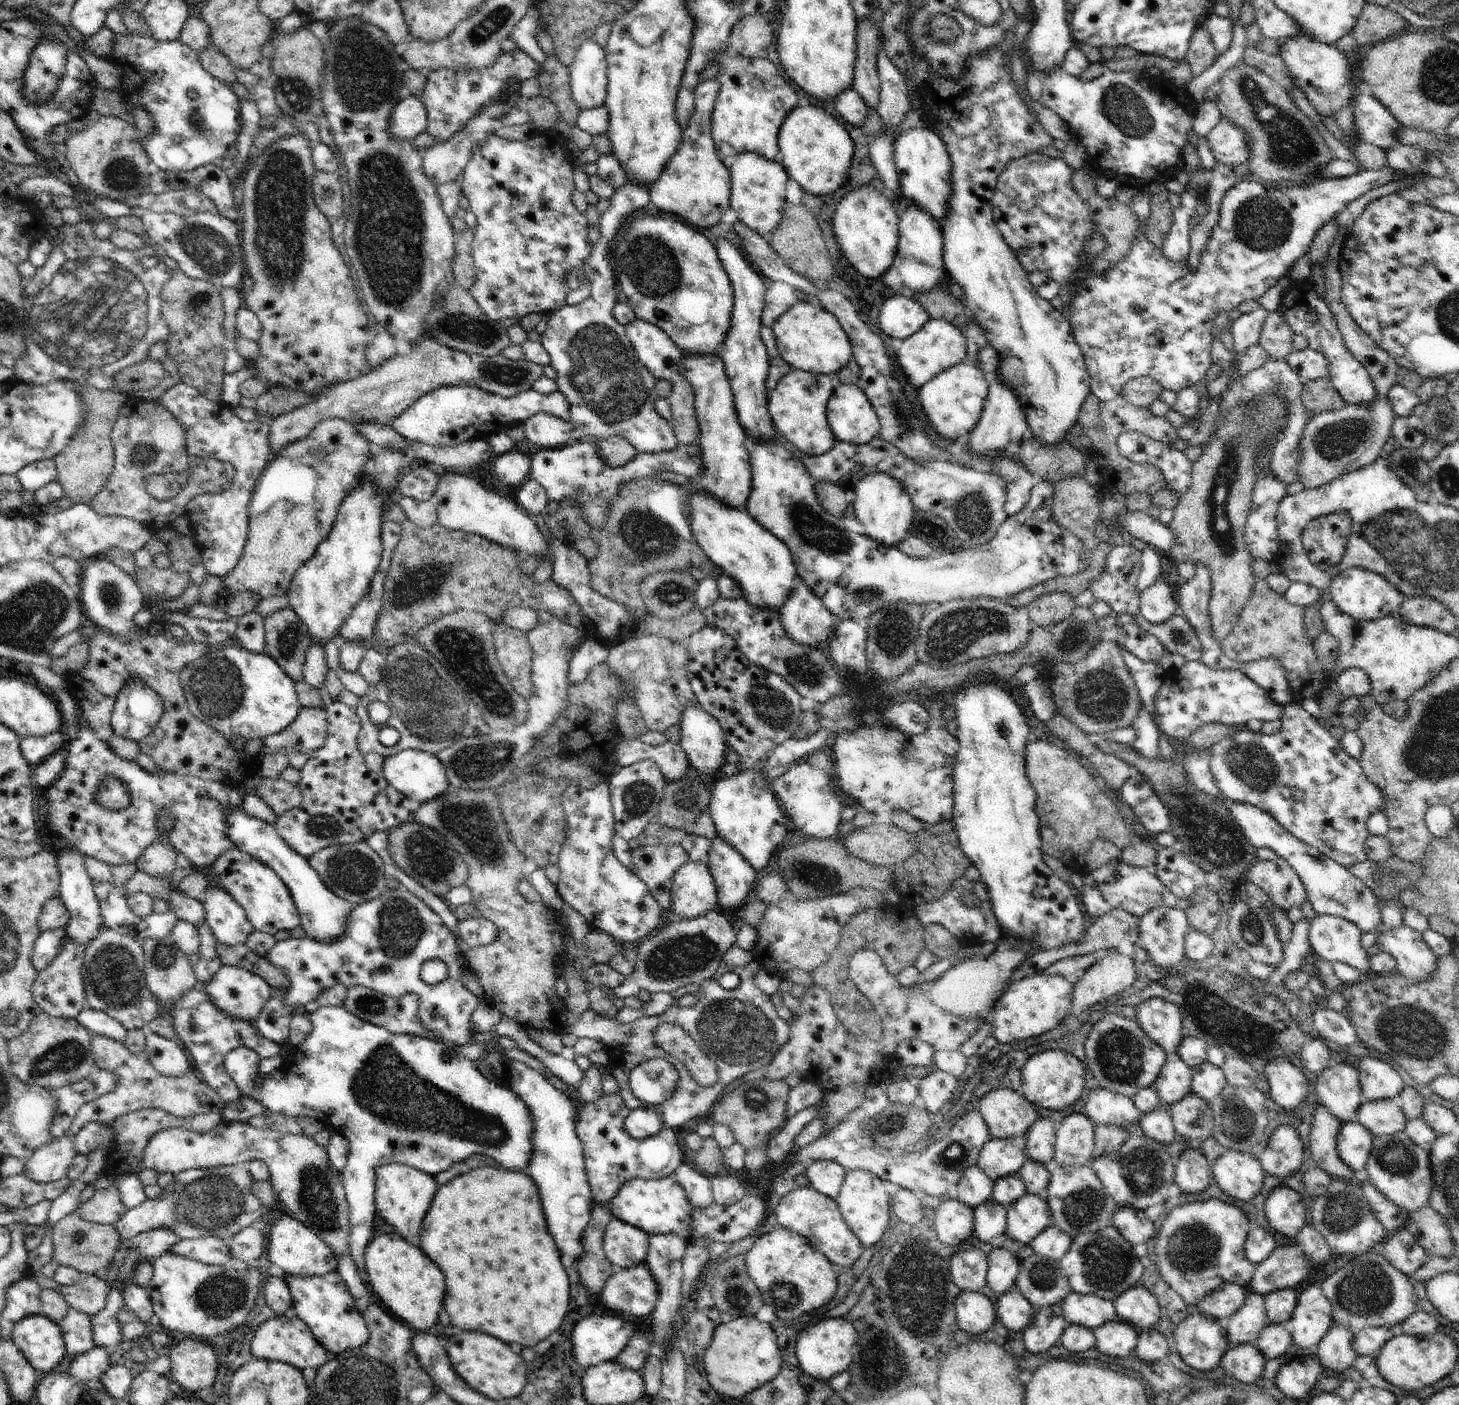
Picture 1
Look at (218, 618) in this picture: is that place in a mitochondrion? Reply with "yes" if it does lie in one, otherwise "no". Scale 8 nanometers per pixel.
no

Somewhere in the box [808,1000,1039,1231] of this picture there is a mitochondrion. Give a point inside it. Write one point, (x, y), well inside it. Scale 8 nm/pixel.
(951, 1156)

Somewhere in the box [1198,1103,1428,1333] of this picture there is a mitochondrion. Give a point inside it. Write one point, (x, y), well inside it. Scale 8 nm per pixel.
(1364, 1291)

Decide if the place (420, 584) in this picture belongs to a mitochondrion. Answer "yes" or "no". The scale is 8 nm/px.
yes

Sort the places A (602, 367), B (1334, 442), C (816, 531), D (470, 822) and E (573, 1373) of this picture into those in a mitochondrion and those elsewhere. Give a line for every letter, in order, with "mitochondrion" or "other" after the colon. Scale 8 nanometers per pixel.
A: mitochondrion
B: mitochondrion
C: mitochondrion
D: mitochondrion
E: other

